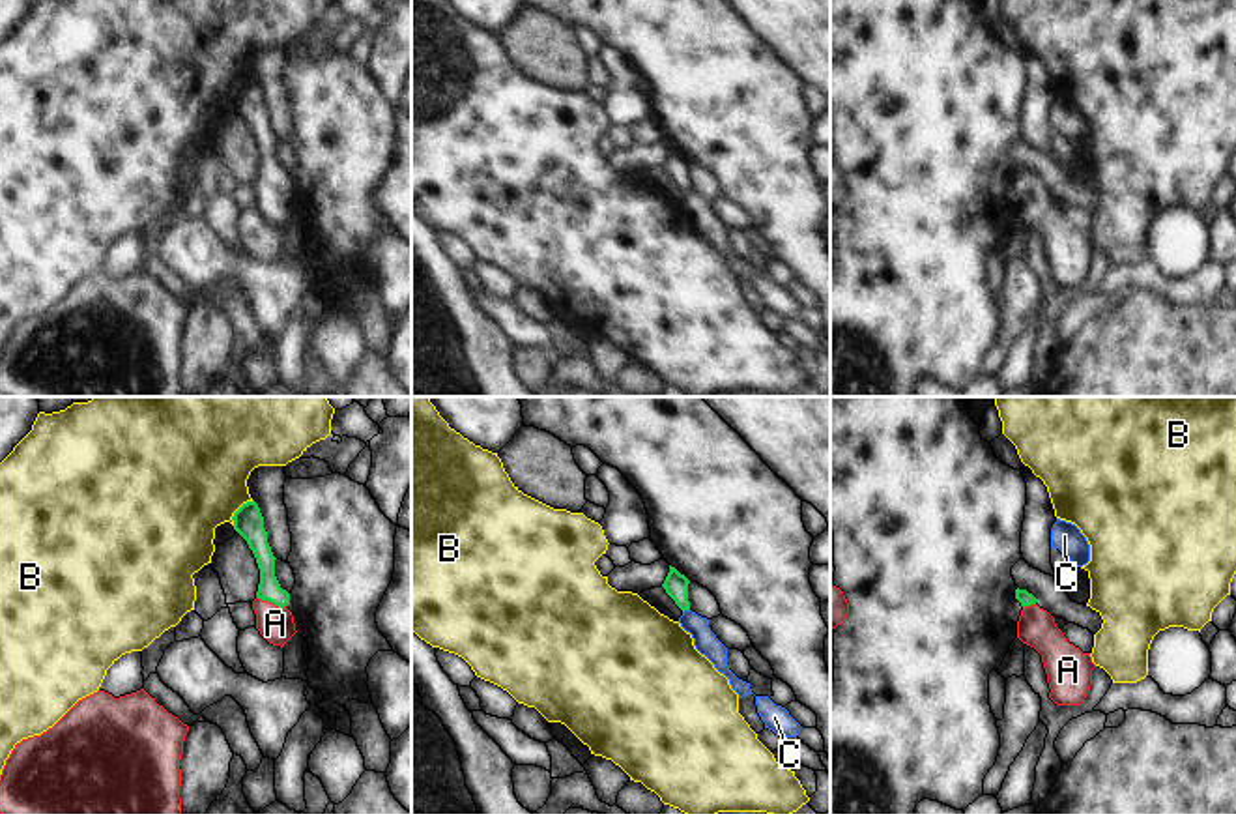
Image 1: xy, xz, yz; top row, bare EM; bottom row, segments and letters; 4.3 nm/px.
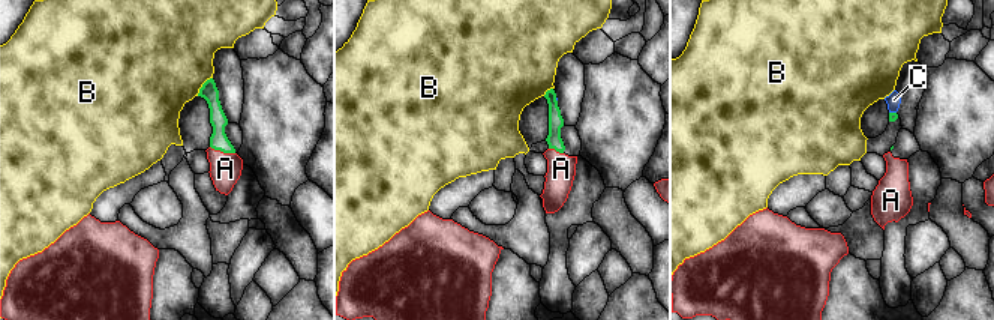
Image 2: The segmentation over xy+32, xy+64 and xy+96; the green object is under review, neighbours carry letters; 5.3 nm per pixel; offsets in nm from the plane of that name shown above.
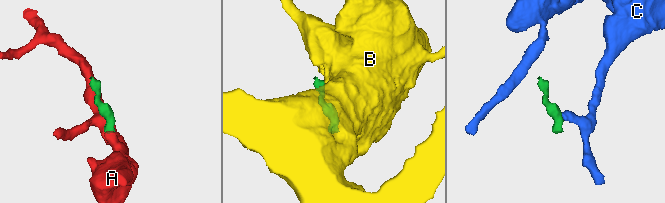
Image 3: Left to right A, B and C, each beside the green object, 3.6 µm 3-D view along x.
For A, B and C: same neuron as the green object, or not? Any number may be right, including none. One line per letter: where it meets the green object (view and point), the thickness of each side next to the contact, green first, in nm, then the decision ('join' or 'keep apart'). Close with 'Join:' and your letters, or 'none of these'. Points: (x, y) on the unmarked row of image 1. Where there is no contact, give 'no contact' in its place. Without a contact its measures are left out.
A: contact xy (272, 182); calibres 100 and 150 nm; join
B: contact xy (238, 90); calibres 130 and 480 nm; keep apart
C: contact xz (685, 189); calibres 110 and 100 nm; keep apart
Join: A

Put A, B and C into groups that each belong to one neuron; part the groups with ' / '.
A / B / C

